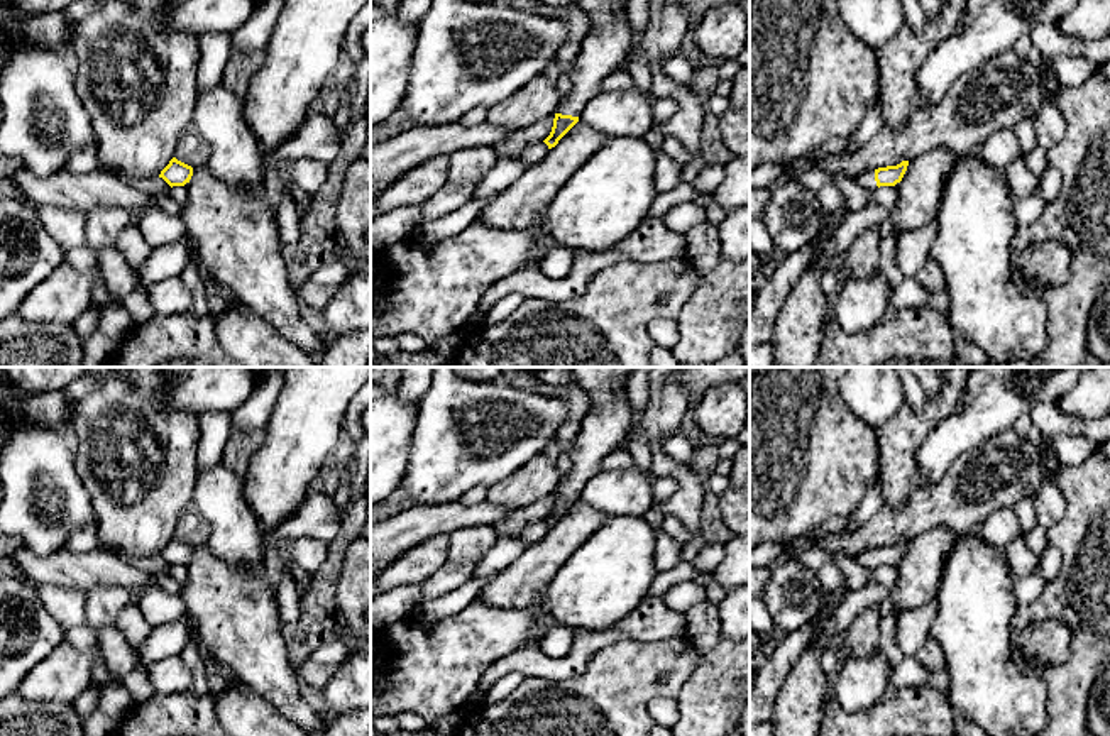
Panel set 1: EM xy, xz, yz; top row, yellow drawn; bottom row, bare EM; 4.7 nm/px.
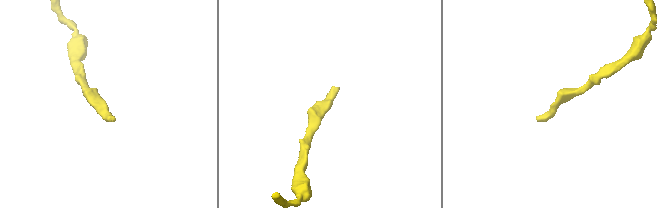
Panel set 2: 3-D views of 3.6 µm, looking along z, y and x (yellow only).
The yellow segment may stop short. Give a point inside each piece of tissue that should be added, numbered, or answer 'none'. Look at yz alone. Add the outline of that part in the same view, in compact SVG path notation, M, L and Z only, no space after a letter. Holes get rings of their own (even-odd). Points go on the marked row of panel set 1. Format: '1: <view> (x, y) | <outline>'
1: yz (867, 178) | M863 171L854 179L861 188L865 188L868 191L875 191L878 188L876 181L875 181L875 171Z

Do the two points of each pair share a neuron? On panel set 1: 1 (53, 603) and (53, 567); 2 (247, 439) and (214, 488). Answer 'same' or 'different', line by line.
1: different
2: different

